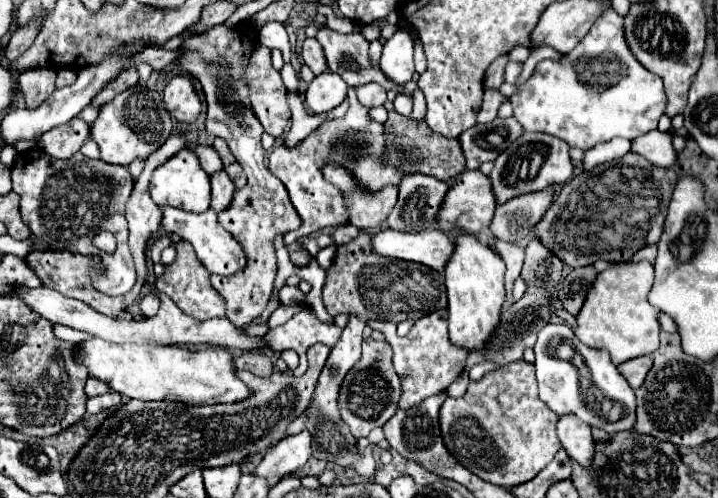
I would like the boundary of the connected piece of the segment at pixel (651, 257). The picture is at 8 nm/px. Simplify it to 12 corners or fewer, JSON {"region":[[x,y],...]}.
{"region":[[649,245],[639,249],[633,255],[633,261],[639,263],[641,259],[655,261],[657,245]]}

